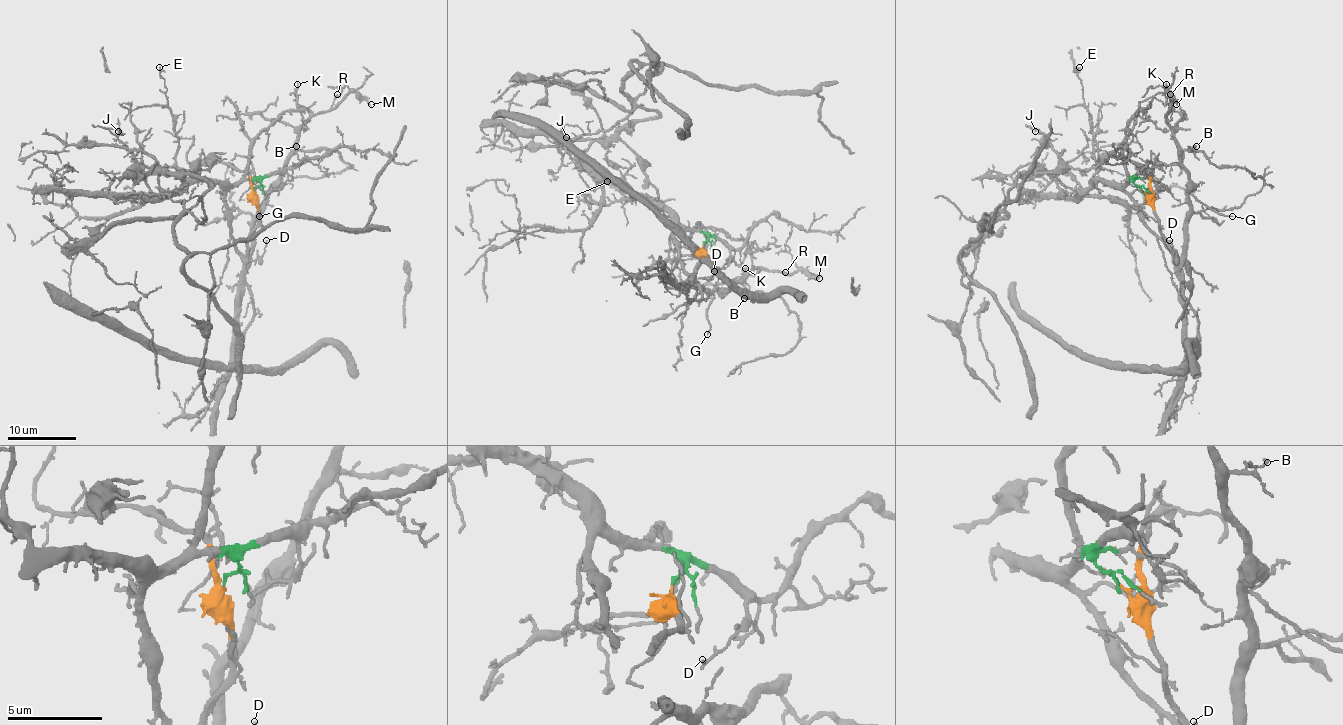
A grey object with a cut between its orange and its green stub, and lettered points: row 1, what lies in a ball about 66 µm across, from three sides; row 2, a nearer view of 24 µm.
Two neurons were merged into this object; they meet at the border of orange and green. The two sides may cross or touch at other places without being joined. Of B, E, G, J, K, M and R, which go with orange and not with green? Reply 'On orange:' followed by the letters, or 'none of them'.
On orange: B, G, K, M, R

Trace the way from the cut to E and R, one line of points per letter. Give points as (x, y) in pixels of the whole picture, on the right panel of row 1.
E: (1143, 190), (1131, 180), (1107, 183), (1095, 178), (1098, 164), (1096, 140), (1077, 75), (1079, 66)
R: (1143, 190), (1165, 242), (1179, 256), (1190, 209), (1188, 175), (1174, 140), (1174, 132), (1167, 123), (1171, 94)

